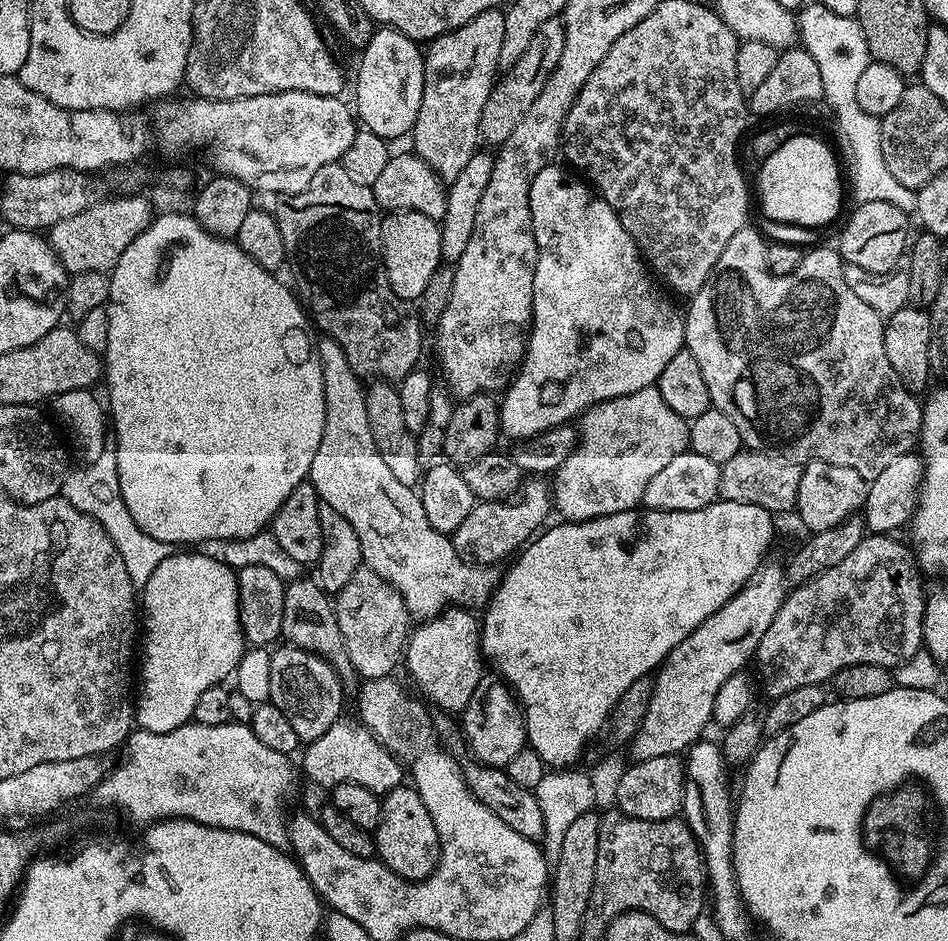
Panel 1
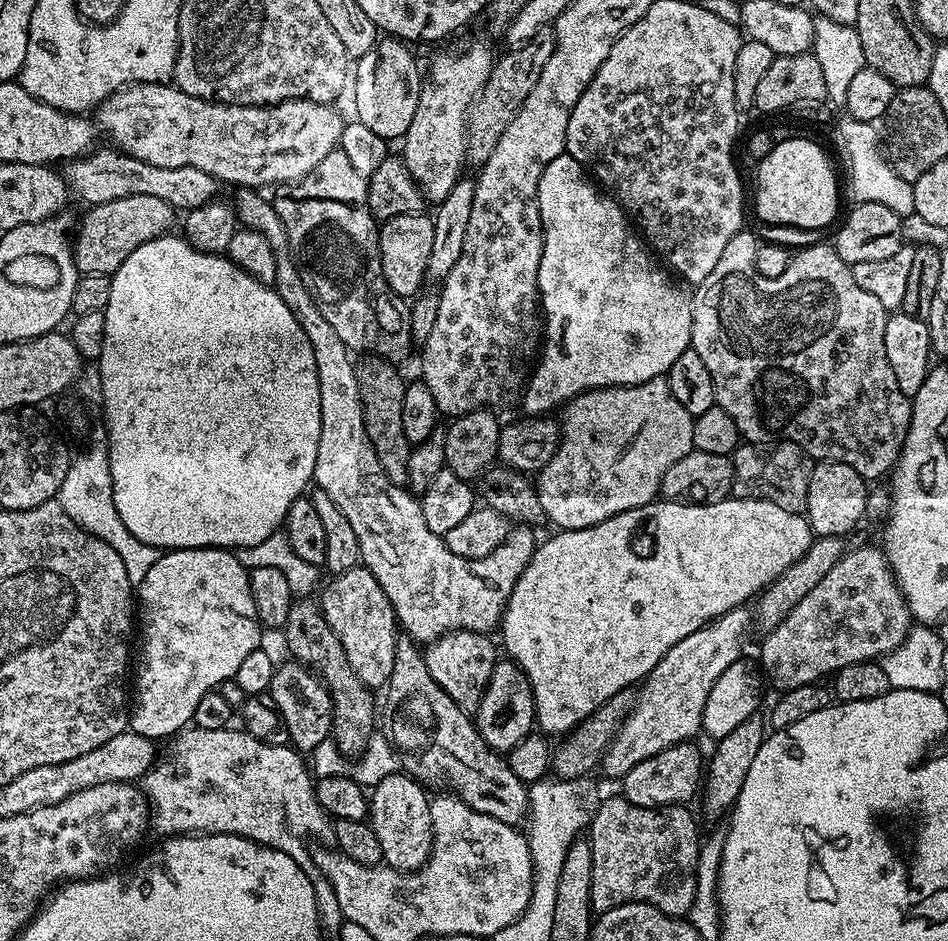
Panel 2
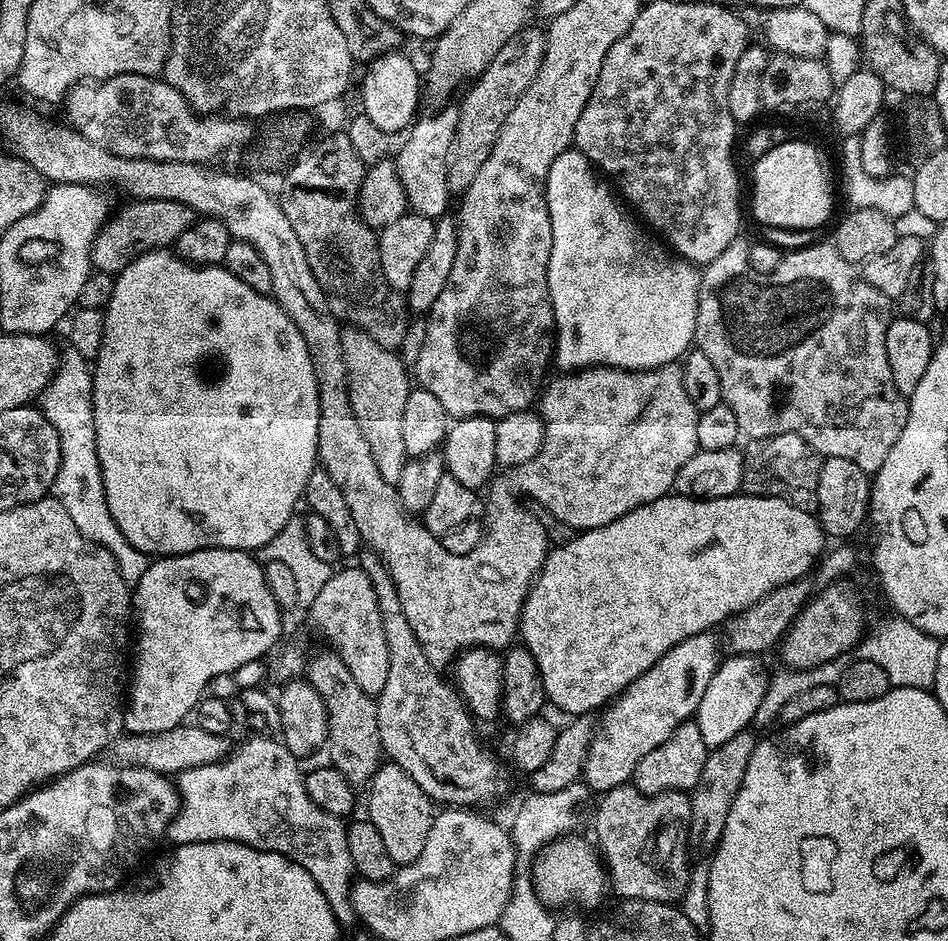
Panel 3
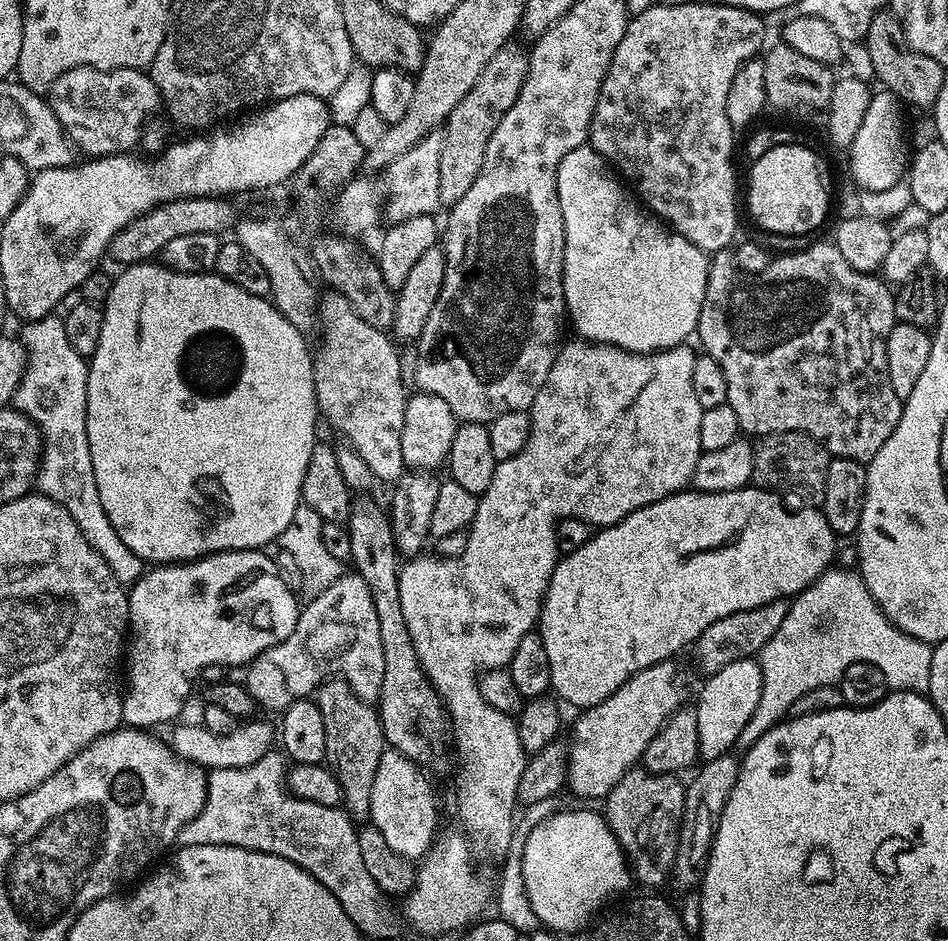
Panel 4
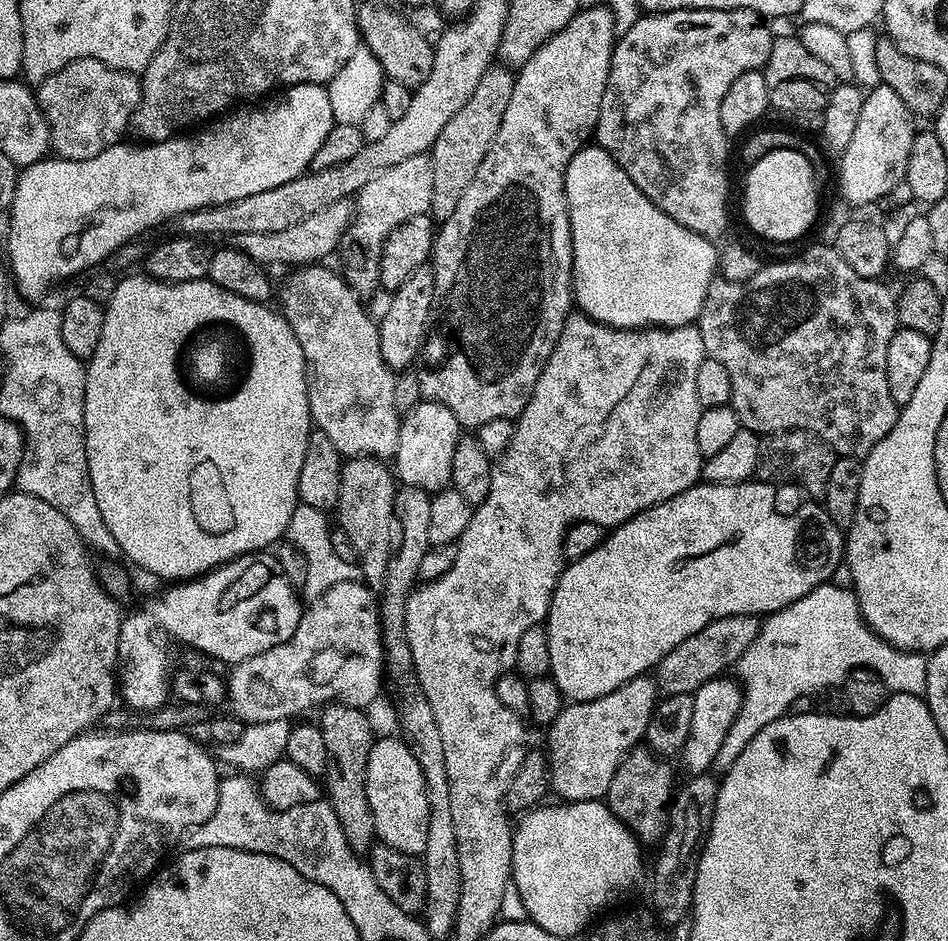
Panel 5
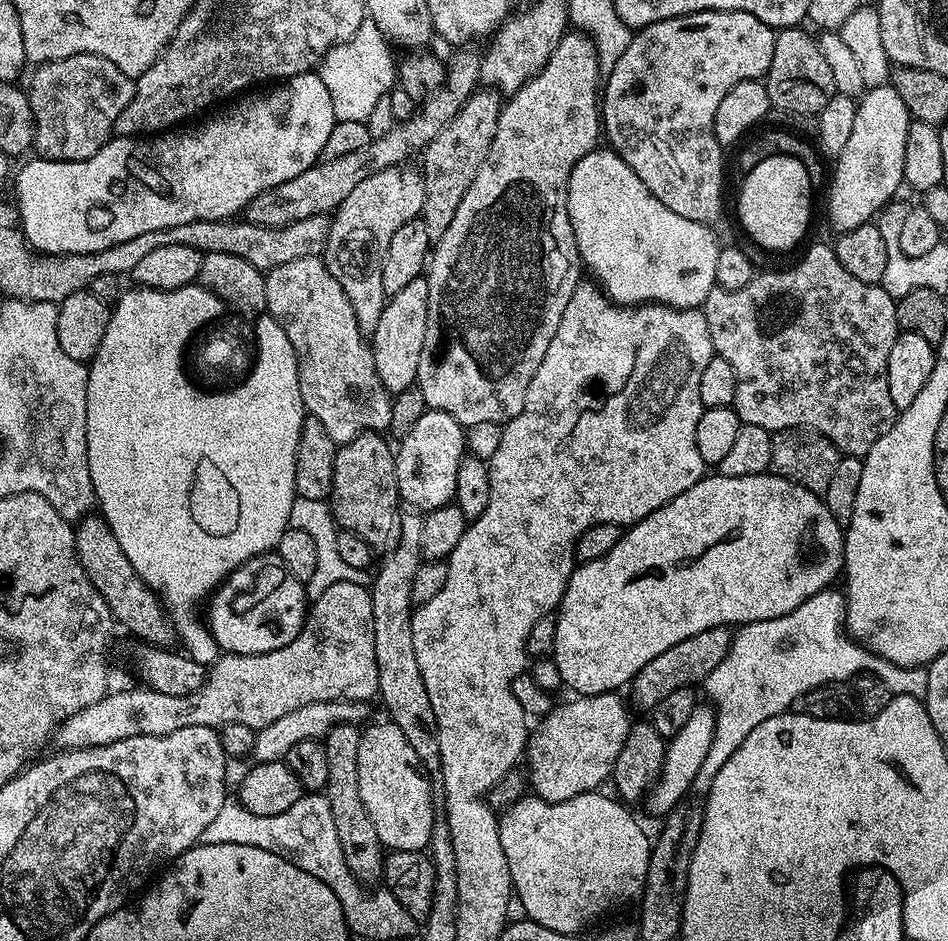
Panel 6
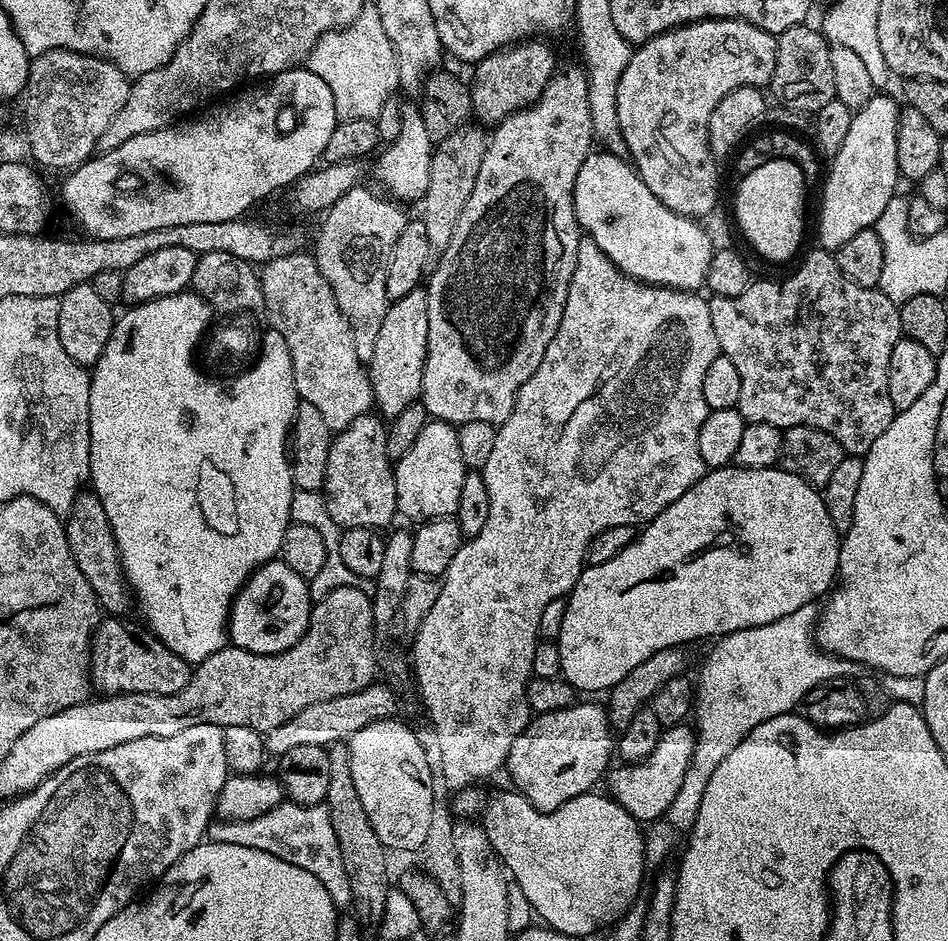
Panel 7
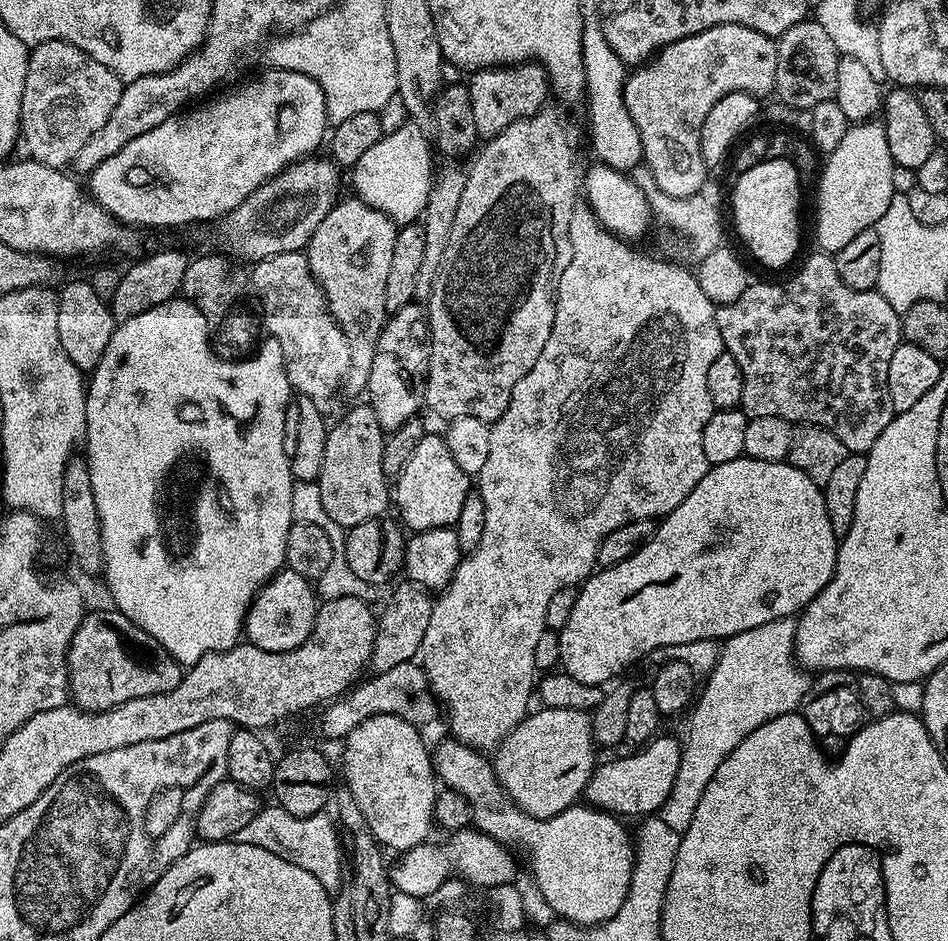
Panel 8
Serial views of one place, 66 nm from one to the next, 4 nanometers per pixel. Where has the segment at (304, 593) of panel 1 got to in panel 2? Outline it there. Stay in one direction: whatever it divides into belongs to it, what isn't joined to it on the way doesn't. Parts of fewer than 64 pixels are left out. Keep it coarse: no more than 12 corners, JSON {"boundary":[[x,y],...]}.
{"boundary":[[312,598],[282,629],[293,661],[323,680],[330,739],[361,755],[378,728],[373,689],[354,674]]}

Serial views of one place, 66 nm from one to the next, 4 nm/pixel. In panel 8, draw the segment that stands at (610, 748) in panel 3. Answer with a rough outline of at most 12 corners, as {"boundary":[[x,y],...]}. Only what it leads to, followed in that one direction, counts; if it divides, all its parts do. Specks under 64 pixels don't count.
{"boundary":[[541,707],[490,763],[526,814],[554,818],[598,763],[592,718]]}

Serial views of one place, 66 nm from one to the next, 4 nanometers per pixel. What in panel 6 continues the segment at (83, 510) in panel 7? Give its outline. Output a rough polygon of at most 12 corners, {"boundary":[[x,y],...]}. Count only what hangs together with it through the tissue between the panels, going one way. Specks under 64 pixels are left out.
{"boundary":[[98,514],[74,528],[83,572],[120,623],[175,649],[175,625]]}

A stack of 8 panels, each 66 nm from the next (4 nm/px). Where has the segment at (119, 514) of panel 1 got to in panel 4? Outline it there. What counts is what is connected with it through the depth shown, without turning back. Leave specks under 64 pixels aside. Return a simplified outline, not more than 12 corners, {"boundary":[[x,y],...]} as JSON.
{"boundary":[[27,321],[12,404],[40,427],[35,487],[120,584],[146,562],[110,526],[86,438],[88,360]]}

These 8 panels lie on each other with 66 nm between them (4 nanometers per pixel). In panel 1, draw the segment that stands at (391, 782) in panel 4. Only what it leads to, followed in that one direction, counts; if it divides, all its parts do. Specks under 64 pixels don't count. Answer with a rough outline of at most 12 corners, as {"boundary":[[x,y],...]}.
{"boundary":[[411,786],[382,796],[375,855],[404,880],[440,860],[438,830]]}

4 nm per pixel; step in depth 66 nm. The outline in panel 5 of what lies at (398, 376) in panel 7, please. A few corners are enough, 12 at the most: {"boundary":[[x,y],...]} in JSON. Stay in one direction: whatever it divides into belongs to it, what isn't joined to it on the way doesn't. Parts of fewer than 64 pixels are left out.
{"boundary":[[418,266],[379,317],[386,366],[417,363],[434,306],[434,270]]}

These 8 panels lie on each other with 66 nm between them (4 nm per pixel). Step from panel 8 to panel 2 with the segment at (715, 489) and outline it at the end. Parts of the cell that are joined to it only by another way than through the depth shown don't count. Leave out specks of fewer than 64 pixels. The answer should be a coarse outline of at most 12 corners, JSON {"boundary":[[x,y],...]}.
{"boundary":[[657,498],[541,539],[498,625],[563,737],[814,539]]}

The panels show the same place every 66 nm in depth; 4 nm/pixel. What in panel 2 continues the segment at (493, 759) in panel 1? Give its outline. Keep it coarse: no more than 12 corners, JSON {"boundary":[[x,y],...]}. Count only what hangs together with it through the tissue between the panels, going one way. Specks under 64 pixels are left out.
{"boundary":[[497,659],[474,720],[486,746],[509,753],[534,732],[534,690]]}

